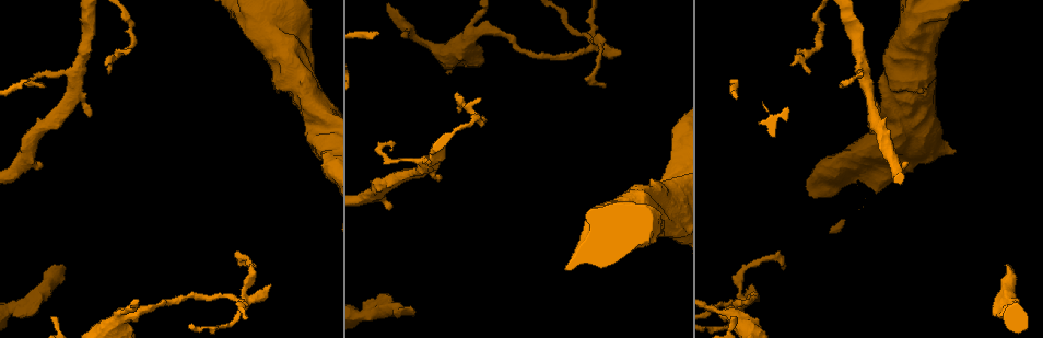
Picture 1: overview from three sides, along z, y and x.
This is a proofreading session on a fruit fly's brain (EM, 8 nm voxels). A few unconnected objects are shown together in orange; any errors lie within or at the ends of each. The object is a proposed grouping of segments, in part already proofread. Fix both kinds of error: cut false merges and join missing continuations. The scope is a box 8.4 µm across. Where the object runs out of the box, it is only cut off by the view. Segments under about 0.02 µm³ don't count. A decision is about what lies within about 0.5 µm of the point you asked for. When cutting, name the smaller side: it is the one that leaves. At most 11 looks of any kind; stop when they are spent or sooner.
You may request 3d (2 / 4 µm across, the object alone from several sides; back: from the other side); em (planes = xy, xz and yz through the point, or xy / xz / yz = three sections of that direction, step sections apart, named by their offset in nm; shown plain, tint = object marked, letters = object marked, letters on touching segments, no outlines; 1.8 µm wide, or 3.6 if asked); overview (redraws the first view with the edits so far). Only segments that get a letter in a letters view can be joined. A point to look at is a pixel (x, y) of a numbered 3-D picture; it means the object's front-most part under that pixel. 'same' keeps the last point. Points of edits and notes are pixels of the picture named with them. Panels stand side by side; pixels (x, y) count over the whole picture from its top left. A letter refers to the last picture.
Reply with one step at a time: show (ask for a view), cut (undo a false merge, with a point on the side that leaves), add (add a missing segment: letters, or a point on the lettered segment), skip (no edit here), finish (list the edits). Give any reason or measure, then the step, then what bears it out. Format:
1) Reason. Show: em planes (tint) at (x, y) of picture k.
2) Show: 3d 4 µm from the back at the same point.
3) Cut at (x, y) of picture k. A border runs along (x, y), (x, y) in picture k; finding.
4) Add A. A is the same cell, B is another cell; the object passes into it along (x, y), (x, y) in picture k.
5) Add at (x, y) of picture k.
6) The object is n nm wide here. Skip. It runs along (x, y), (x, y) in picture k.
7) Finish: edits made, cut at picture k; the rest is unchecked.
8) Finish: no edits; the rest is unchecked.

Thin end. Show: em yz step 16 (tint) at (108, 73) of picture 1.

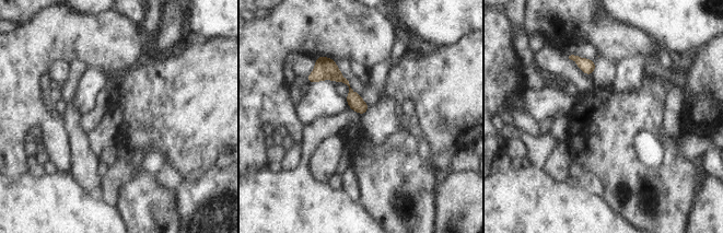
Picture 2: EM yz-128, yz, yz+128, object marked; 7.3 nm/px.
Cut it another way. Show: em planes (tint) at the same point.

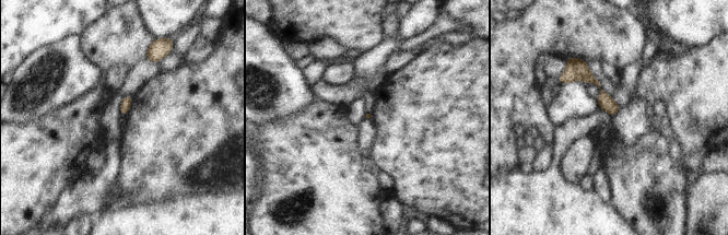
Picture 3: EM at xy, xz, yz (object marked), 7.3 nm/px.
See the neighbours. Show: em planes (letters) at the same point.

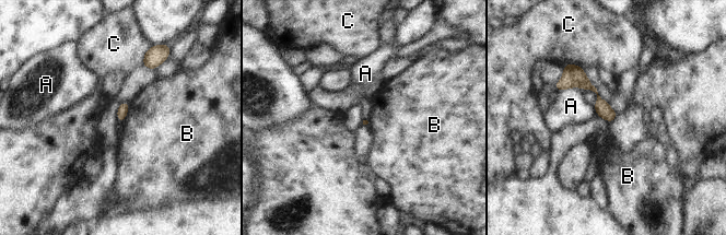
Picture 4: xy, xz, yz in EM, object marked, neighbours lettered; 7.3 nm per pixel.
Skip. A, B and C are other cells; a border runs along (130, 102), (128, 114), (121, 122) in picture 4; none of them fits.

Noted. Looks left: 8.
Show: 3d 2 µm at (42, 83) of picture 1.

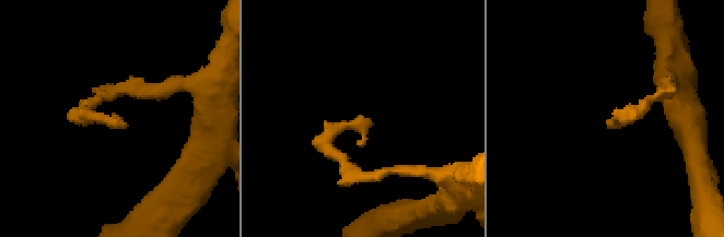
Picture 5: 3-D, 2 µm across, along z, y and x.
Now the EM. Show: em planes (plain) at (123, 120) of picture 5.

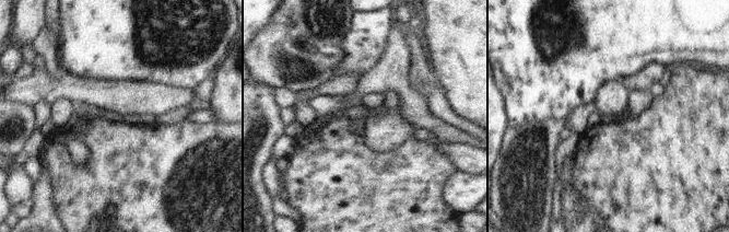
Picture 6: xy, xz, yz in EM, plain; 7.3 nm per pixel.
What lies round it. Show: em planes (letters) at the same point.

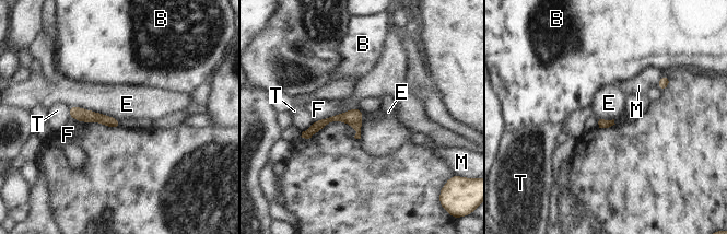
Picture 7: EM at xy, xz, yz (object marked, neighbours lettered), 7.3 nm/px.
The longest contact is with E, 420 nm. Skip. B, E, F, M and T are other cells; it runs along (360, 114), (328, 119), (304, 135) in picture 7; none of them fits.

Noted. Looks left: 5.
End of a long branch. Show: em xy step 16 (tint) at (1006, 267) of picture 1.

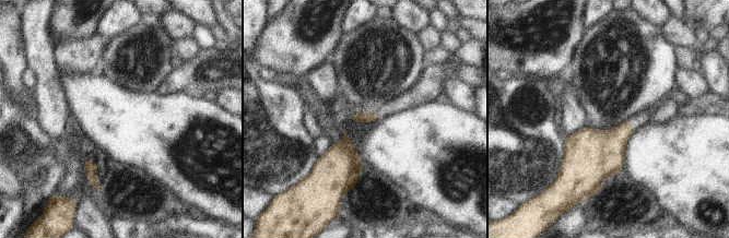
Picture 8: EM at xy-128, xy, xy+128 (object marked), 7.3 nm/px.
Another direction. Show: em planes (letters) at the same point.

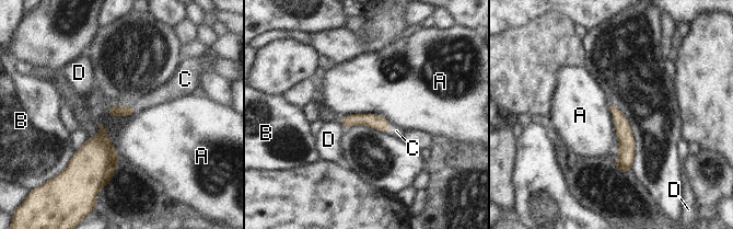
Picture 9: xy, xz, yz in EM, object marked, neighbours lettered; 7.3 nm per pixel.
Add C. C is the same cell, A, B and D are other cells; it goes on there.

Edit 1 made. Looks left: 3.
Show: overview.

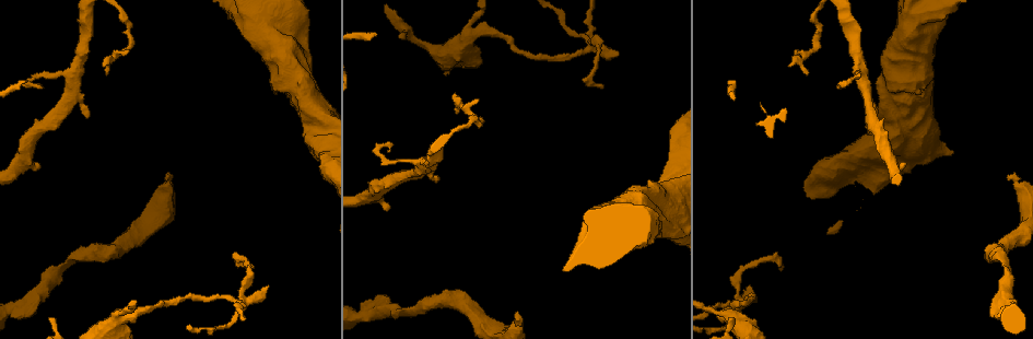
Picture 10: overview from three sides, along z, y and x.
Thick end. Show: 3d 4 µm at (1007, 177) of picture 10.

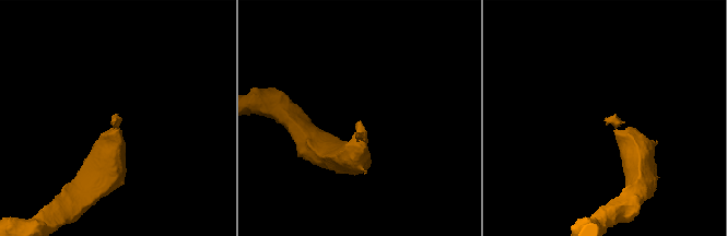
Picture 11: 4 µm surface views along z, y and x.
Show: em planes (letters) at (112, 121) of picture 11.

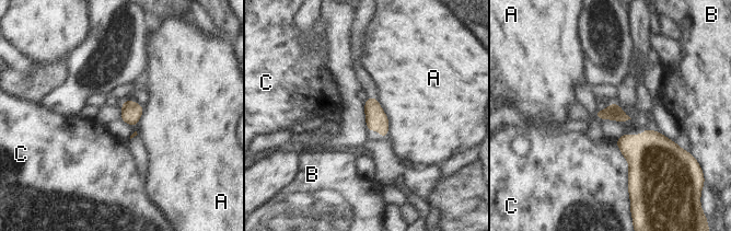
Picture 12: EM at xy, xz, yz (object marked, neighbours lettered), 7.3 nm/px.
Skip. A, B and C are other cells; none of them fits.

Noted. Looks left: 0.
Finish: edits made, add at picture 9; the rest is unchecked.

